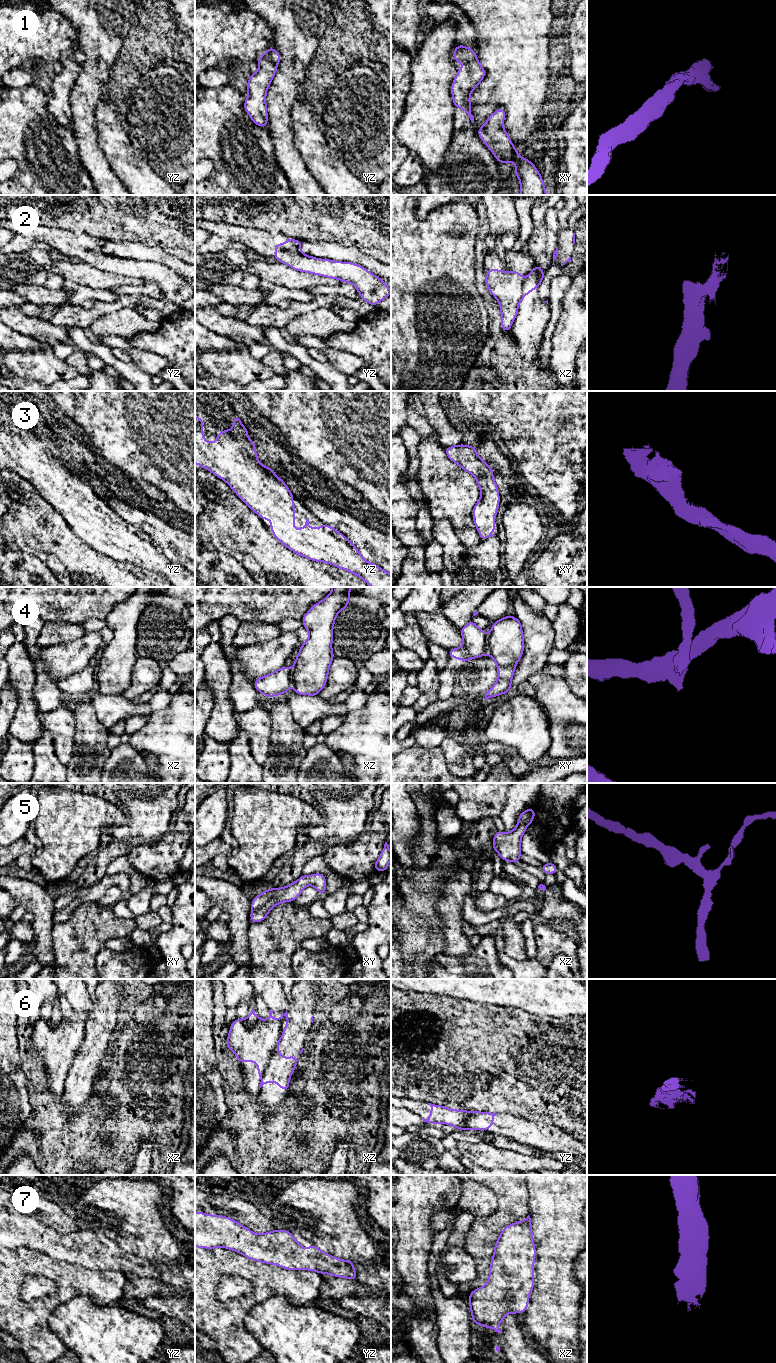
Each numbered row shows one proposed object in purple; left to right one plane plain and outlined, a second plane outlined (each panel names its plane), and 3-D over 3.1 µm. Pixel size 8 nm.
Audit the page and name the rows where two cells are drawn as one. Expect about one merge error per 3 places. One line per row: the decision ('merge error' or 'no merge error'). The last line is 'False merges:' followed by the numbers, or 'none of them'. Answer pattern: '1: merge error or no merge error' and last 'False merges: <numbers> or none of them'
1: no merge error
2: merge error
3: no merge error
4: merge error
5: no merge error
6: merge error
7: no merge error
False merges: 2, 4, 6

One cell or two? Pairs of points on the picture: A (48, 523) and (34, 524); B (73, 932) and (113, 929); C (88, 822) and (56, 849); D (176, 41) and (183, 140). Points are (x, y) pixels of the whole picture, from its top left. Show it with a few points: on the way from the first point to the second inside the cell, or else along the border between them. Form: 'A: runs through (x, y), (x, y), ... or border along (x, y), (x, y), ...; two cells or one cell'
A: runs through (45, 524), (37, 524); one cell
B: runs through (83, 932), (88, 929), (103, 929); one cell
C: runs through (80, 825), (64, 841); one cell
D: runs through (169, 66), (169, 104), (173, 115); one cell

